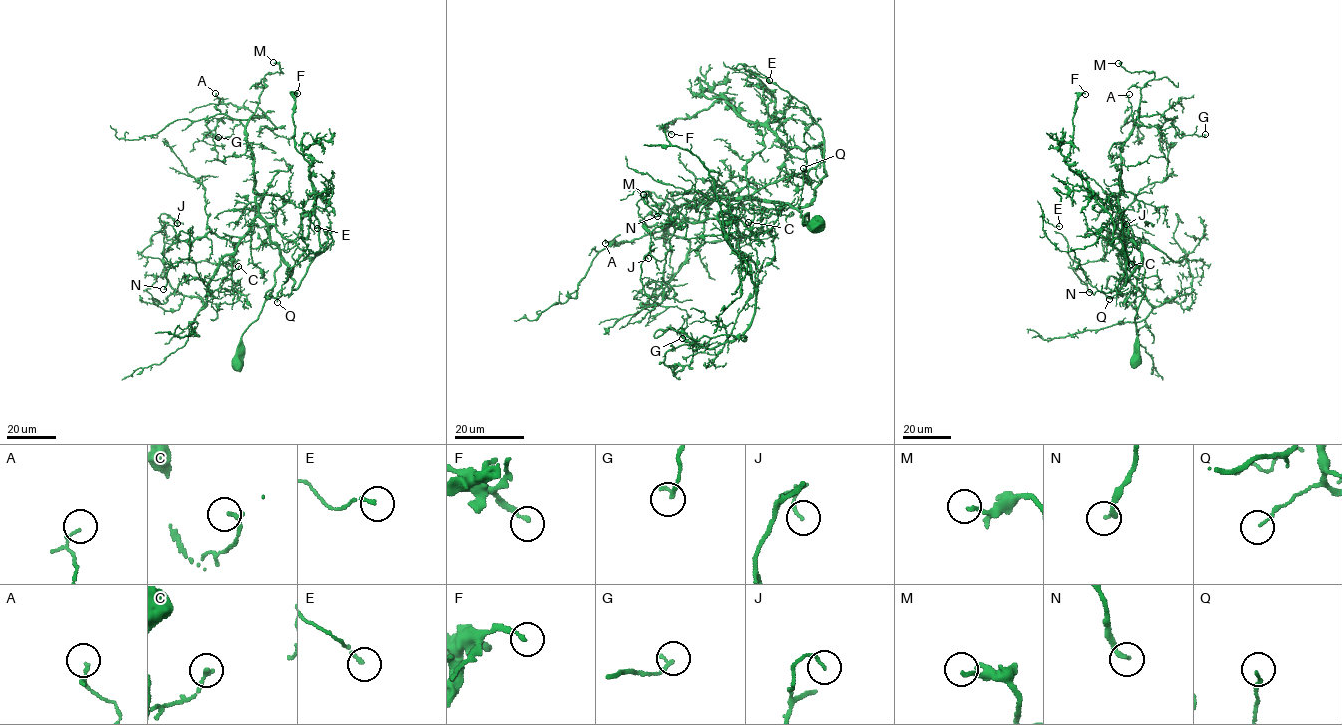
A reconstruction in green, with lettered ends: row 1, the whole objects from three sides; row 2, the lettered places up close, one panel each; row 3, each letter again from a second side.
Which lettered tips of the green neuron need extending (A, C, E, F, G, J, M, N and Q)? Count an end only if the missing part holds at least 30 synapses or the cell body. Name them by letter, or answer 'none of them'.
none of them

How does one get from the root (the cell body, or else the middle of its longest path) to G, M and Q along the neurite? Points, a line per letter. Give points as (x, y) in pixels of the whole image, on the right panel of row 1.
G: (1136, 361), (1145, 267), (1118, 200), (1122, 144), (1136, 120), (1157, 114), (1177, 118), (1180, 138), (1205, 134)
M: (1136, 361), (1145, 267), (1118, 200), (1121, 151), (1155, 74), (1118, 63)
Q: (1136, 361), (1134, 319), (1145, 292), (1145, 267), (1124, 223), (1121, 236), (1128, 266), (1109, 299)

